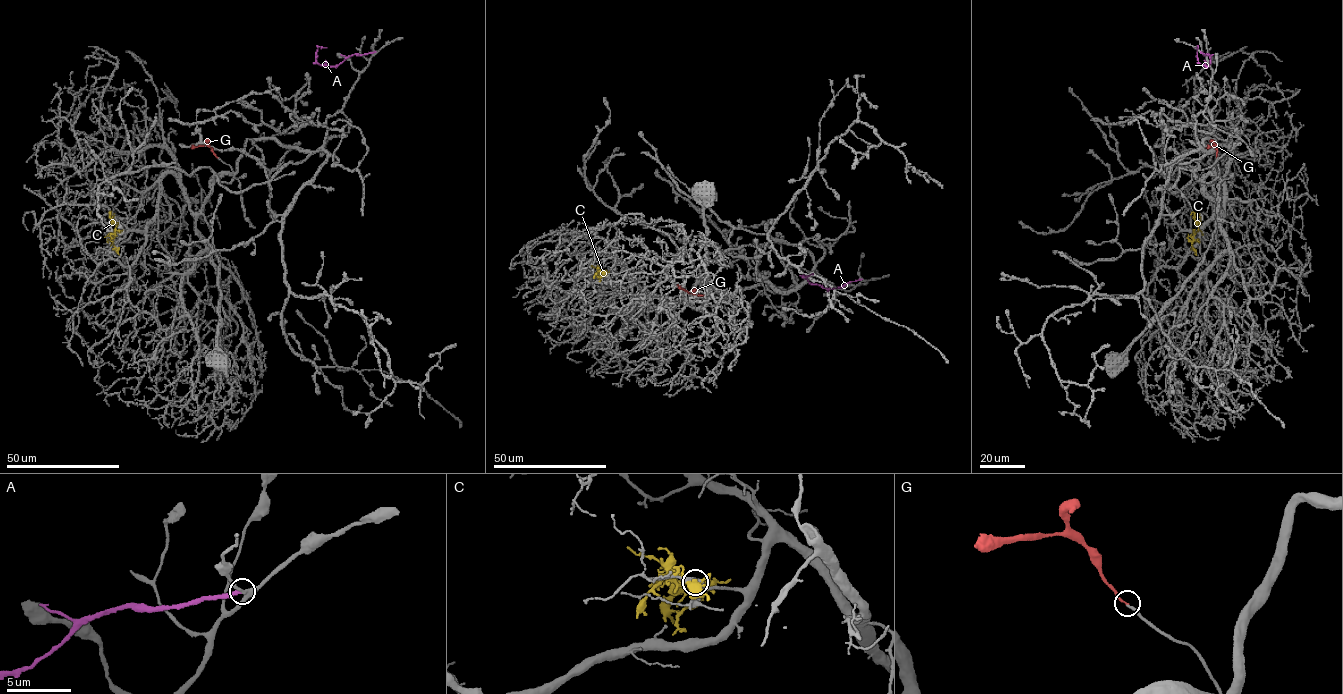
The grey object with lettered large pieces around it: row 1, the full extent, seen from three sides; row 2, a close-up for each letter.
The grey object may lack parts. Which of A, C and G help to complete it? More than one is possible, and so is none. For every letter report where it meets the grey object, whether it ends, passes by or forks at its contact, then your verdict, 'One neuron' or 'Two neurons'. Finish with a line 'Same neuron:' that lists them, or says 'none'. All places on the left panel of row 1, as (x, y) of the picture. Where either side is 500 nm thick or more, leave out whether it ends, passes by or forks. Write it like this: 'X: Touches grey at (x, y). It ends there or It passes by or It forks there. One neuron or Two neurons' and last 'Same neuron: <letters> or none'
A: Touches grey at (375, 51). It ends there. Two neurons
C: Touches grey at (117, 236). It ends there. Two neurons
G: Touches grey at (217, 157). It ends there. One neuron
Same neuron: G

